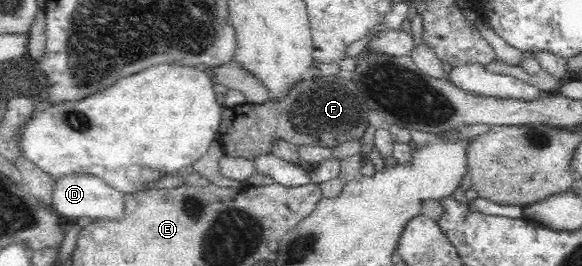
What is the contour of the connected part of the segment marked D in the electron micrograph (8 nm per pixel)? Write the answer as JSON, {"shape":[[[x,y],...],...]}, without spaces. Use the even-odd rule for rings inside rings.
{"shape":[[[71,172],[61,174],[54,179],[50,203],[54,212],[63,220],[69,222],[78,217],[97,218],[118,218],[123,209],[123,192],[107,185],[107,182],[87,172]]]}

